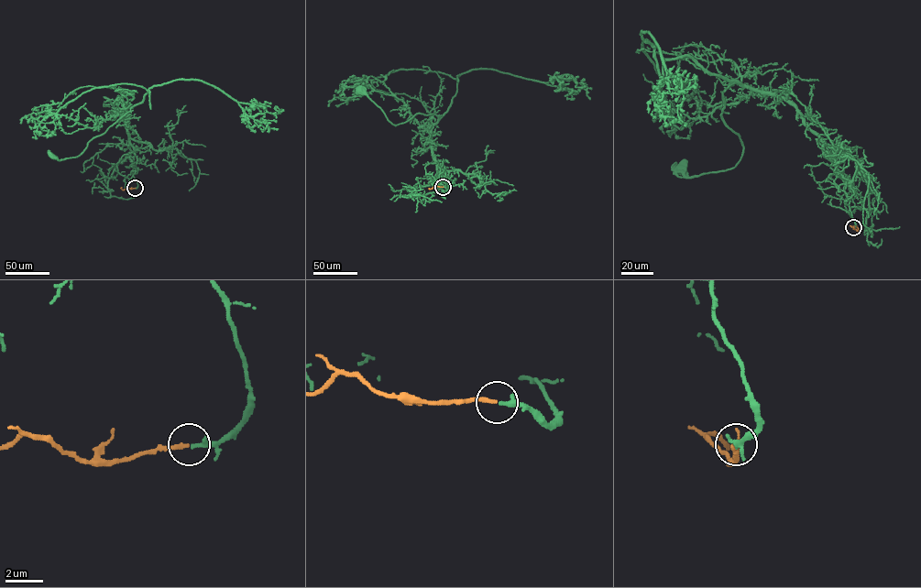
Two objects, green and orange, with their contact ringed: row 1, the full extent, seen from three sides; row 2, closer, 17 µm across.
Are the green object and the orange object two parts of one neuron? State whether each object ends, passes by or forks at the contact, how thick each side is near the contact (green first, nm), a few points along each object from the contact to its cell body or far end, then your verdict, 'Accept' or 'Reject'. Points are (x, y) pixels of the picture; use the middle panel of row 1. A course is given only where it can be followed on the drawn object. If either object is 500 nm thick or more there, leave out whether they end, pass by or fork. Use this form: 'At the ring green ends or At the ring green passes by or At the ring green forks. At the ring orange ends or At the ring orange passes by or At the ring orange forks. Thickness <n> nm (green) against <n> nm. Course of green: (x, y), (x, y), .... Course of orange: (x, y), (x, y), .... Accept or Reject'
At the ring green ends. At the ring orange ends. Thickness 260 nm (green) against 200 nm. Course of green: (443, 187), (432, 146), (431, 130), (438, 115), (418, 114), (395, 125), (360, 91). Course of orange: (443, 187), (429, 188). Accept

